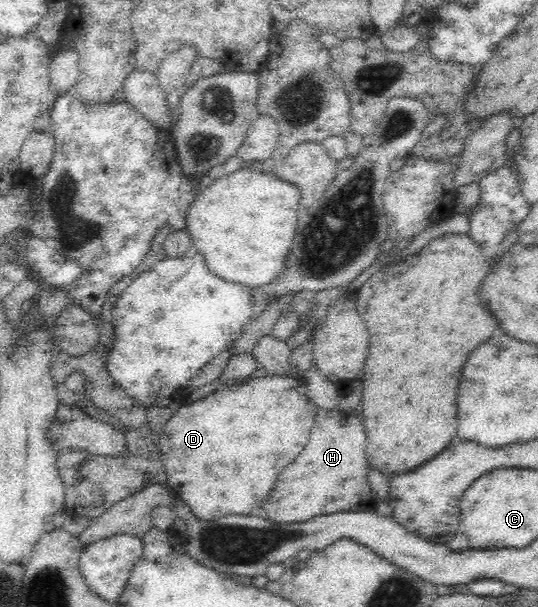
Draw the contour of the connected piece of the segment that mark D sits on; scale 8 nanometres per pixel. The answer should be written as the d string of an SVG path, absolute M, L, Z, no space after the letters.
M256 374L238 383L229 383L227 388L218 390L188 406L181 406L178 412L172 415L172 418L159 432L160 458L162 459L162 464L165 466L167 484L178 500L184 501L190 507L190 511L192 511L194 516L206 521L213 521L216 518L220 518L220 516L228 516L228 514L250 516L256 508L260 508L264 504L264 500L268 498L268 494L272 492L276 476L282 472L282 468L286 468L300 454L300 450L308 442L310 424L316 420L319 408L309 399L307 392L306 383L304 383L302 376L294 378L288 375L264 374L261 376Z

